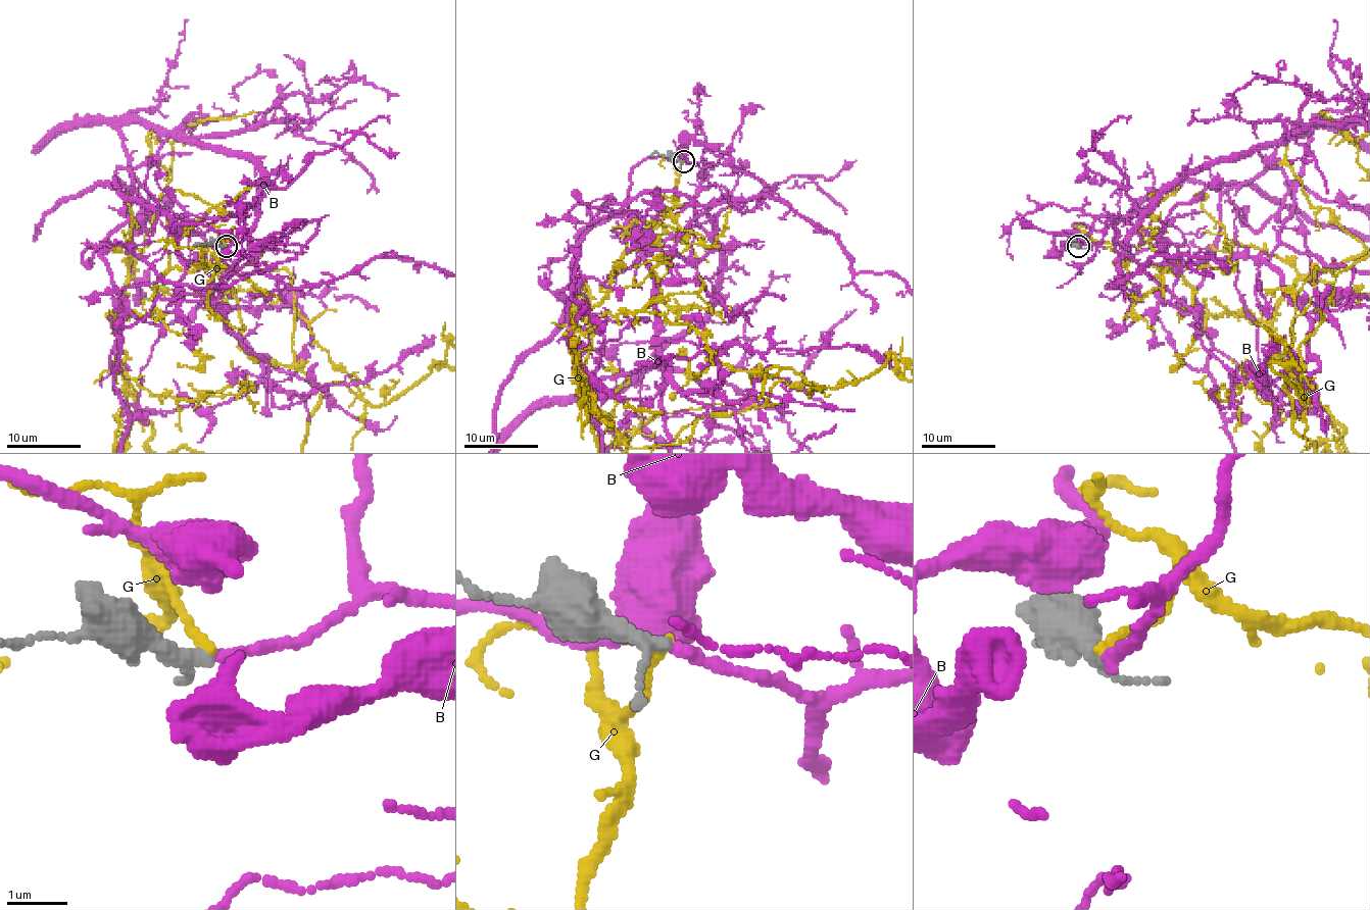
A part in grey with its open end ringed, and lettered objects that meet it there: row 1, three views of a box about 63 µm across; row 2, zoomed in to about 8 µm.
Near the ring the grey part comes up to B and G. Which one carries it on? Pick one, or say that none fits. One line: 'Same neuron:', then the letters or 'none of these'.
Same neuron: B

